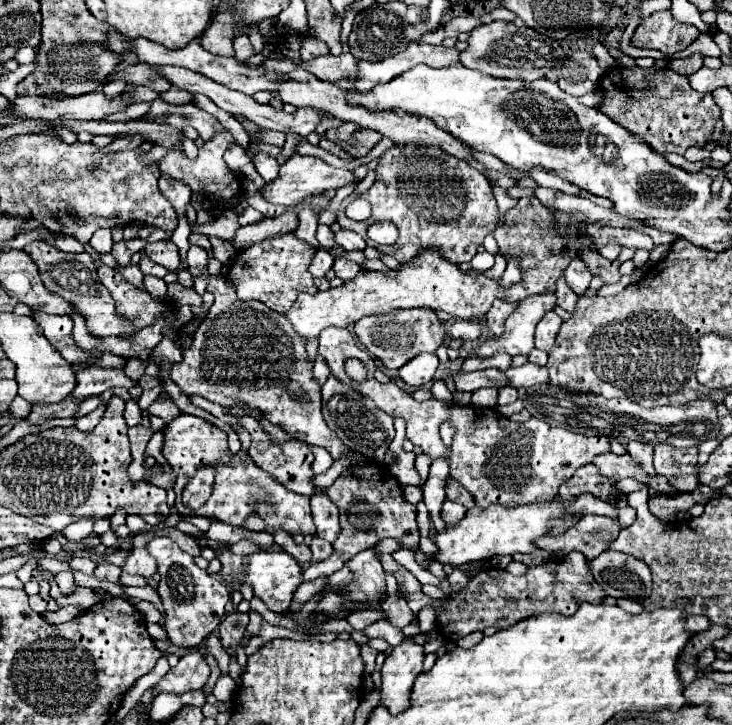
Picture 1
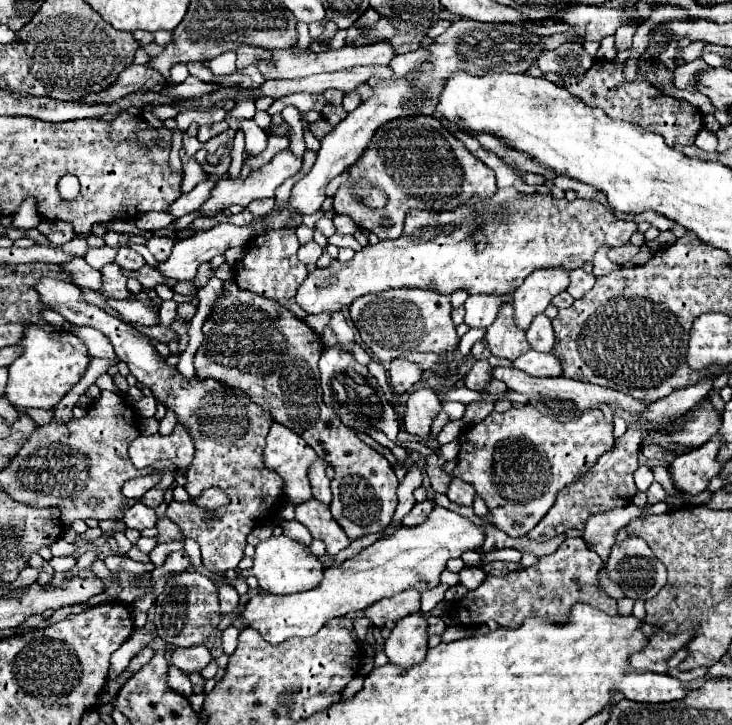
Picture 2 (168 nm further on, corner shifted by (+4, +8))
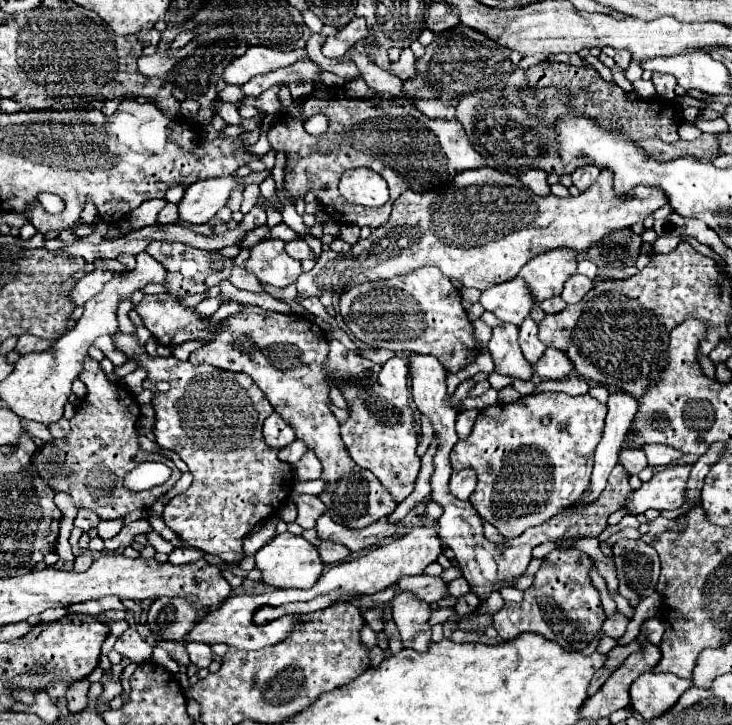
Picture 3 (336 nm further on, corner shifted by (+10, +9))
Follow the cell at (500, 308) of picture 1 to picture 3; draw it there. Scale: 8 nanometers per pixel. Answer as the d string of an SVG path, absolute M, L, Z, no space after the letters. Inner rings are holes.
M513 324L493 328L493 338L487 348L493 356L495 370L499 374L509 376L513 380L531 380L533 370L519 348L517 334L519 334L519 328Z

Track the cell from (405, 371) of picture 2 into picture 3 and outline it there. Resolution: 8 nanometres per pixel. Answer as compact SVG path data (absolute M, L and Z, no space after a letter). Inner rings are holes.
M399 356L389 358L379 372L379 380L373 384L371 394L373 400L347 402L349 418L341 424L341 438L353 462L365 470L371 470L385 486L385 490L389 490L391 498L399 504L415 490L415 480L421 468L421 458L417 456L419 430L415 414L409 410L407 360ZM377 398L381 408L377 408Z

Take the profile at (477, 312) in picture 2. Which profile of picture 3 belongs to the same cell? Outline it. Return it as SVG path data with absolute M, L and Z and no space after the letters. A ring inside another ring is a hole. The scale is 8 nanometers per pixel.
M519 276L487 288L481 294L479 302L503 322L511 322L515 326L521 326L523 318L527 318L533 308L533 300L529 298L529 286L525 286Z

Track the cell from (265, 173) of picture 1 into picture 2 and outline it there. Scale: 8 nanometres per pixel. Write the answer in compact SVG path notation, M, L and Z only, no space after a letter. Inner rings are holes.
M253 119L249 121L241 121L241 129L245 131L245 151L251 157L261 155L267 149L267 135L261 127L257 127L257 123Z

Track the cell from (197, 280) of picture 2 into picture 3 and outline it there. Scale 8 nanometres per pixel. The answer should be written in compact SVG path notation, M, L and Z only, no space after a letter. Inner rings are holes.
M151 242L145 252L149 252L149 256L153 256L157 262L161 262L165 266L167 278L163 284L171 296L187 296L187 294L195 294L195 292L205 292L211 286L227 280L231 276L231 268L233 268L233 262L227 256L221 256L219 252L197 250L197 248L181 244L181 242ZM211 264L221 264L223 270L211 272Z

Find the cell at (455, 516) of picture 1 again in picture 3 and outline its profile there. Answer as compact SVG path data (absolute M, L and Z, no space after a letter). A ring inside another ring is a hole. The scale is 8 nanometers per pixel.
M471 468L453 472L449 478L449 490L461 500L467 500L471 496L471 492L475 490L475 484L477 484L477 476L475 476L475 470Z

